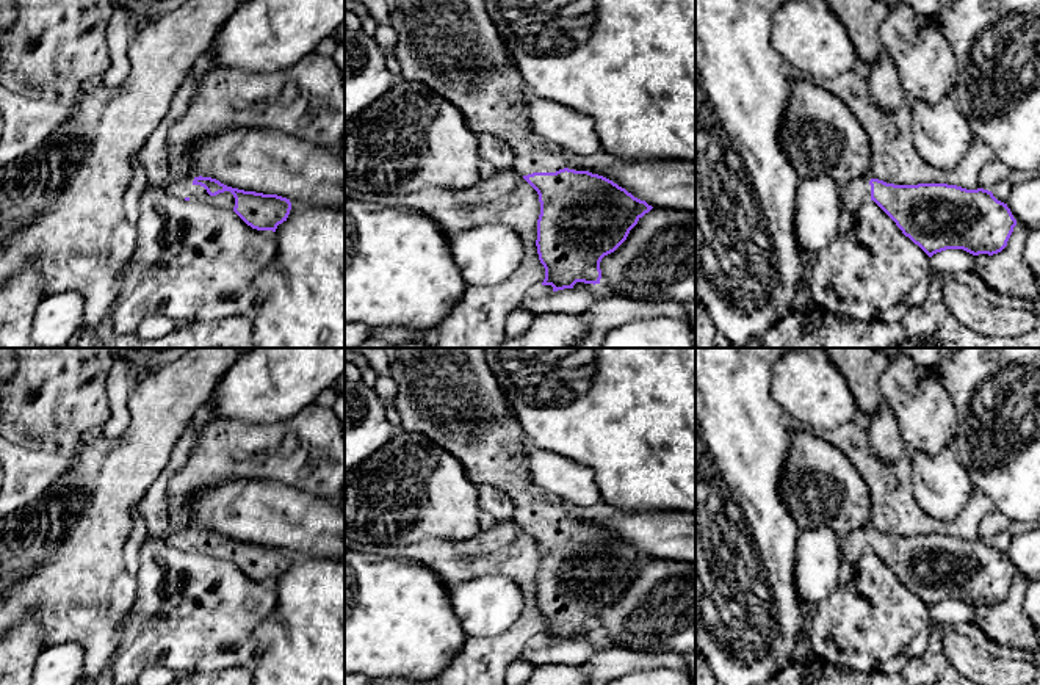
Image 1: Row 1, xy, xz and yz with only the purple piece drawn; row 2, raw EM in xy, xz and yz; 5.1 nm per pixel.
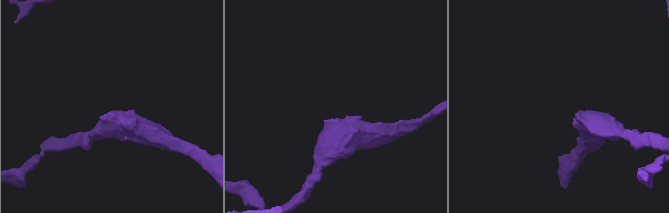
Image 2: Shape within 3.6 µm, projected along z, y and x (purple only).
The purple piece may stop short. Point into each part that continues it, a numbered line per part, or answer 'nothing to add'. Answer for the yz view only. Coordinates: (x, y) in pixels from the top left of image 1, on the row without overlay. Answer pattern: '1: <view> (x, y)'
1: yz (857, 543)

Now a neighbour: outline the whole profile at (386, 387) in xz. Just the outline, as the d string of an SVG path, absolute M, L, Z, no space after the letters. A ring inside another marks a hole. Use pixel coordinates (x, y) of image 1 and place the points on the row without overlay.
M377 375L373 389L384 400L395 400L396 397L396 382L390 375Z

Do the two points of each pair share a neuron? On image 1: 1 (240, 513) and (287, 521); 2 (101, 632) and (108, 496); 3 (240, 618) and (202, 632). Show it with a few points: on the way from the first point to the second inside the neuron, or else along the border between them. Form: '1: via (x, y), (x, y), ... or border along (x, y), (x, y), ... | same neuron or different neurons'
1: via (251, 513), (276, 514) | same neuron
2: via (104, 598), (104, 530) | same neuron
3: via (231, 618), (216, 618), (212, 623) | same neuron

